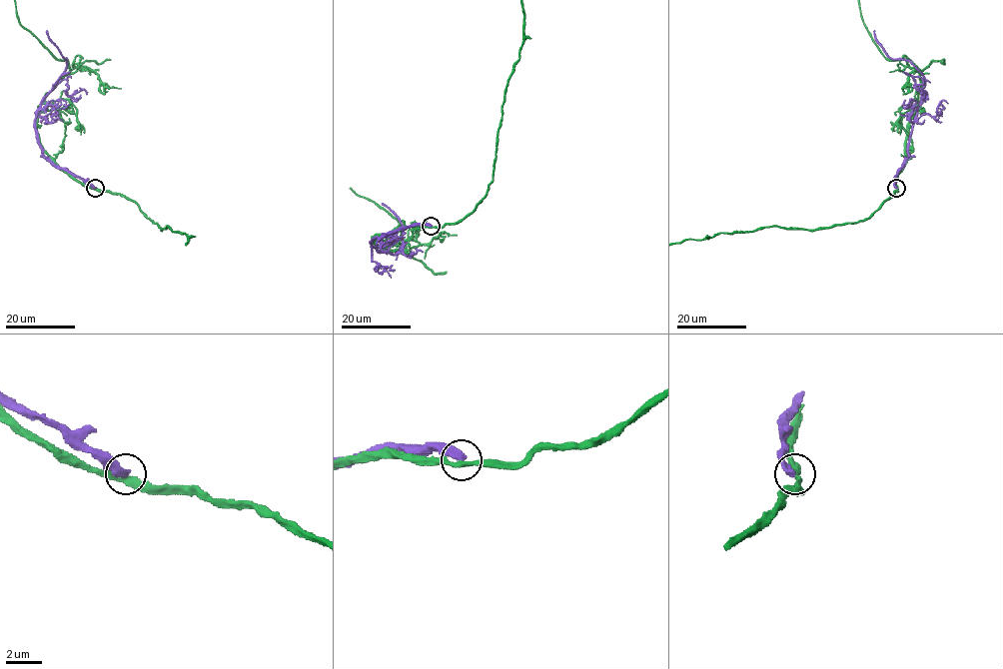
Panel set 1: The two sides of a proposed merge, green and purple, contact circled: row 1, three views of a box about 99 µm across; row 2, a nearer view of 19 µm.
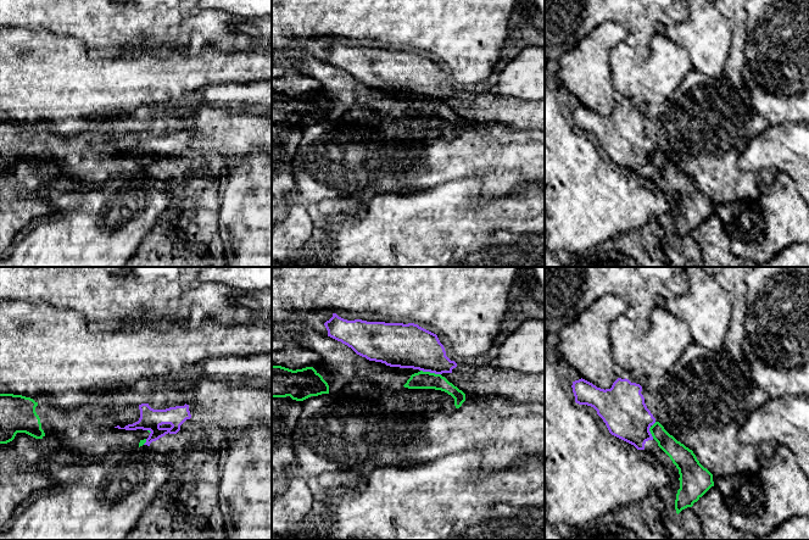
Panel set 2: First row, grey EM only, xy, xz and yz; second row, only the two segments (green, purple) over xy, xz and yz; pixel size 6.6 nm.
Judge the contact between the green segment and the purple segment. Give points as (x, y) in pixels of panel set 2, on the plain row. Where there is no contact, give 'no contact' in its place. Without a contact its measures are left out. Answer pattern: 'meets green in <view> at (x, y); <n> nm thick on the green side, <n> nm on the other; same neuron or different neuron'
meets green in xz at (429, 99); 110 nm thick on the green side, 280 nm on the other; different neuron

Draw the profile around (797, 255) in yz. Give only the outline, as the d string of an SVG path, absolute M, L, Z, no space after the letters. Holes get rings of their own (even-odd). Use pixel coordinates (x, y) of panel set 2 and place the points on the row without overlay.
M793 244L765 263L747 265L746 267L809 267L809 246Z

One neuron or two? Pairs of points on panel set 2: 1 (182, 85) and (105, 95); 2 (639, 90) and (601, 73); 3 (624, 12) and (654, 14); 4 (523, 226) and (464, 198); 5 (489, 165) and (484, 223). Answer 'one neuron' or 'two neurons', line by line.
1: one neuron
2: two neurons
3: one neuron
4: one neuron
5: two neurons

